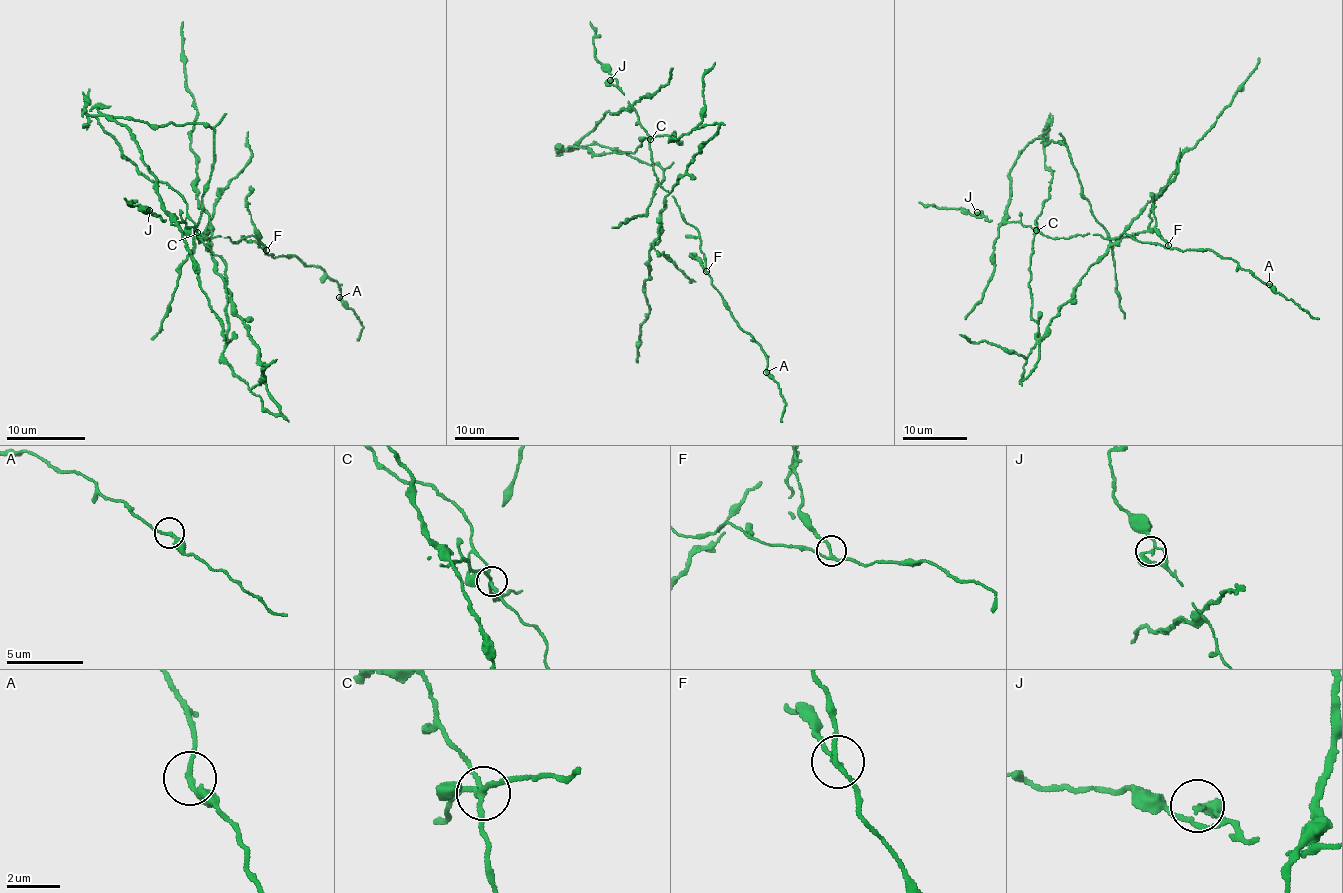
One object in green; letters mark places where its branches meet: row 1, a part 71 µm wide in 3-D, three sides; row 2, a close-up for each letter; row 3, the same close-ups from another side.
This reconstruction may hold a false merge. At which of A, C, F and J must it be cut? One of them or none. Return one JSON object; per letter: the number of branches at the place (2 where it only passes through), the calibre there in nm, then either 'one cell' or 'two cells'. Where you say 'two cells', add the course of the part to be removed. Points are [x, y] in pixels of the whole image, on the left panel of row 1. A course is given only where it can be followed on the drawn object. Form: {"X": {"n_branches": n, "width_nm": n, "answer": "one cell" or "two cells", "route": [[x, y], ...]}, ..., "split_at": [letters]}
{"A": {"n_branches": 2, "width_nm": 200, "answer": "one cell"}, "C": {"n_branches": 4, "width_nm": 190, "answer": "two cells", "route": [[197, 232], [224, 264], [223, 359], [280, 414], [197, 198], [183, 22]]}, "F": {"n_branches": 3, "width_nm": 160, "answer": "one cell"}, "J": {"n_branches": 4, "width_nm": 200, "answer": "one cell"}, "split_at": ["C"]}

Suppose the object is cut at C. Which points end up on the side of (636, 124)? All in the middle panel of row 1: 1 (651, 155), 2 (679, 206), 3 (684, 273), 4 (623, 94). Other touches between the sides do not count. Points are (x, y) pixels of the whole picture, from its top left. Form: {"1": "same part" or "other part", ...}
{"1": "same part", "2": "same part", "3": "other part", "4": "same part"}

